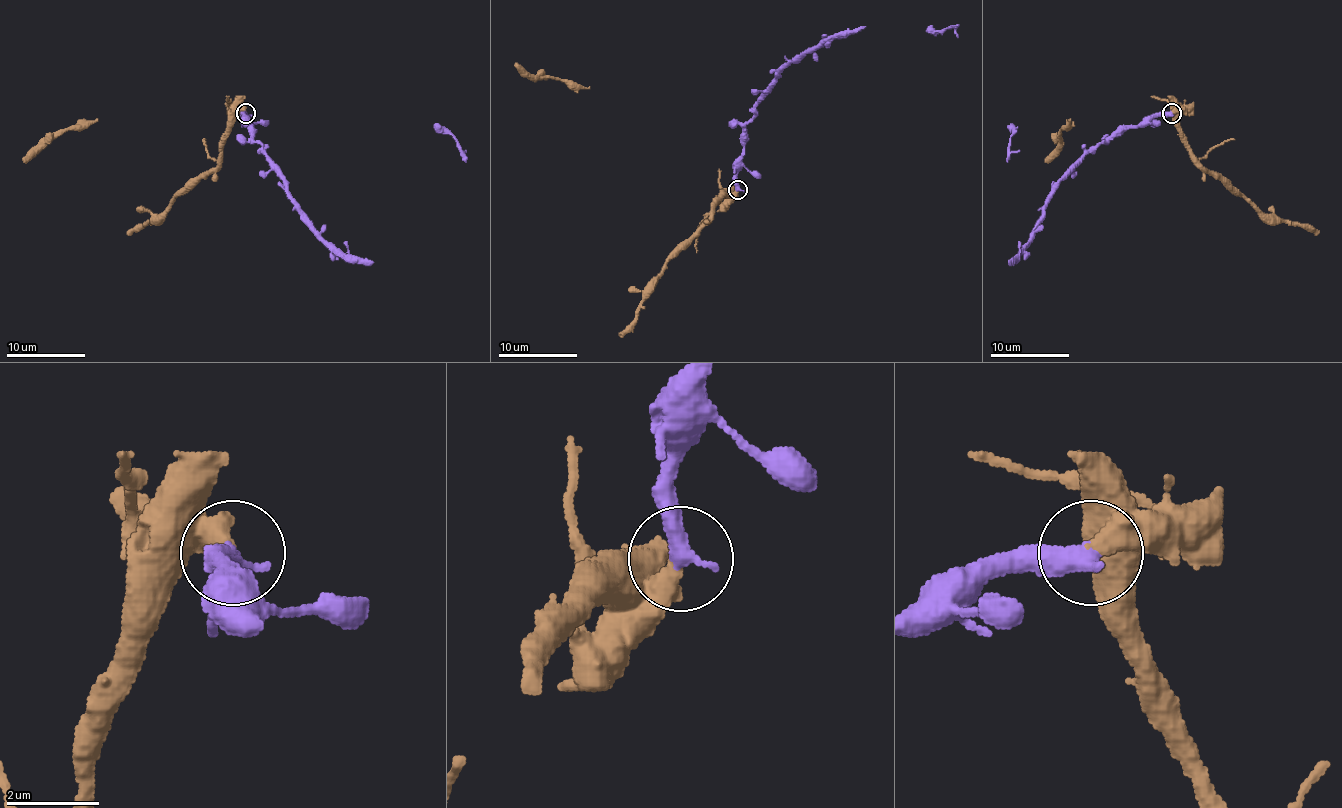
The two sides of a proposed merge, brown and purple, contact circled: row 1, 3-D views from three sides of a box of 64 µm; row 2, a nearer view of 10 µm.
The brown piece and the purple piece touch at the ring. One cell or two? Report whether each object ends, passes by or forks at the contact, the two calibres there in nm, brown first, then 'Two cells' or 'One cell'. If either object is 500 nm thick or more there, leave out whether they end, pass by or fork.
At the ring brown ends. At the ring purple ends. Thickness 460 nm (brown) against 480 nm. Two cells

